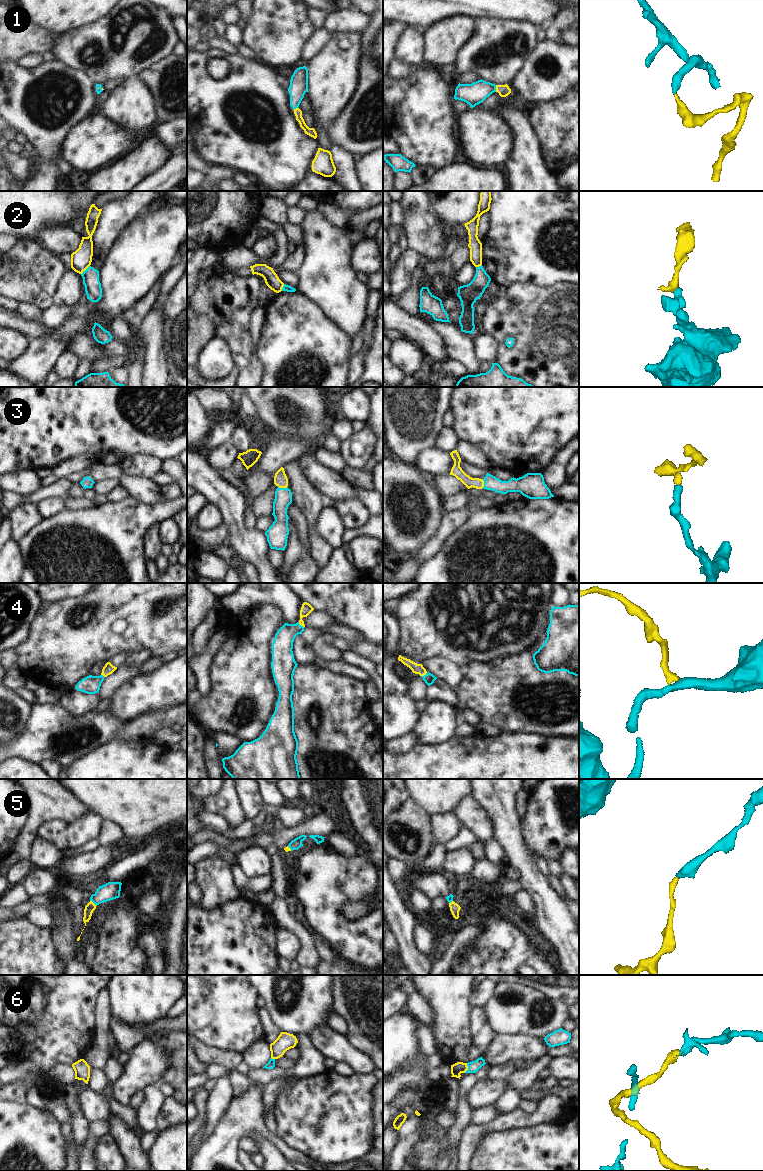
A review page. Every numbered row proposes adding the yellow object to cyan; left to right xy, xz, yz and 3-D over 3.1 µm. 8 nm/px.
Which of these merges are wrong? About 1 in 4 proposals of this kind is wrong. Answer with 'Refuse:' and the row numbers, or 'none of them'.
Refuse: 2

